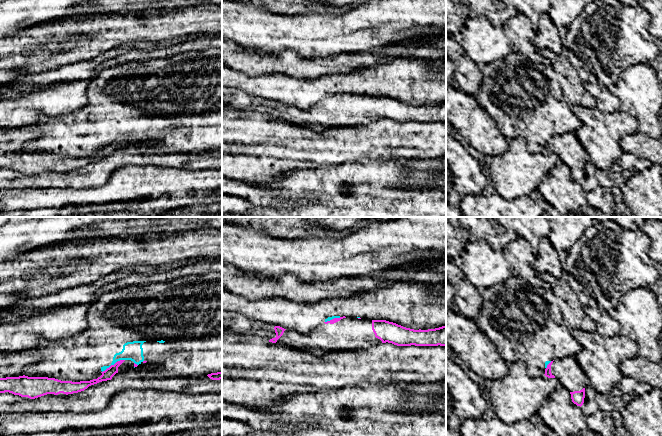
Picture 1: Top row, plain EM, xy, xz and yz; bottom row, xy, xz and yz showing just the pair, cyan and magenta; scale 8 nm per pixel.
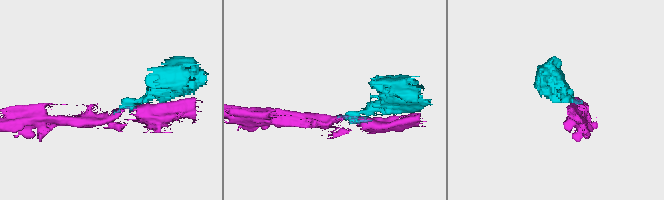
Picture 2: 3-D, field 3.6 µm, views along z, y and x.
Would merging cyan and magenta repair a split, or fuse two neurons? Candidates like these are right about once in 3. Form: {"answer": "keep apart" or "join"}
{"answer": "keep apart"}

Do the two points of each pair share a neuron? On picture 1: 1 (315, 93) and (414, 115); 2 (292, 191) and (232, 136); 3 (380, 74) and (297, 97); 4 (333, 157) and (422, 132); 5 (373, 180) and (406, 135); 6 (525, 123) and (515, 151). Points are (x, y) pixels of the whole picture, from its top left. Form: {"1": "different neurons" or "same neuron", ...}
{"1": "different neurons", "2": "different neurons", "3": "same neuron", "4": "same neuron", "5": "different neurons", "6": "different neurons"}

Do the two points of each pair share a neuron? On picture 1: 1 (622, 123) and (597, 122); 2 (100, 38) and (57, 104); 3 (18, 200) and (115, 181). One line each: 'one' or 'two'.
1: one
2: two
3: one

